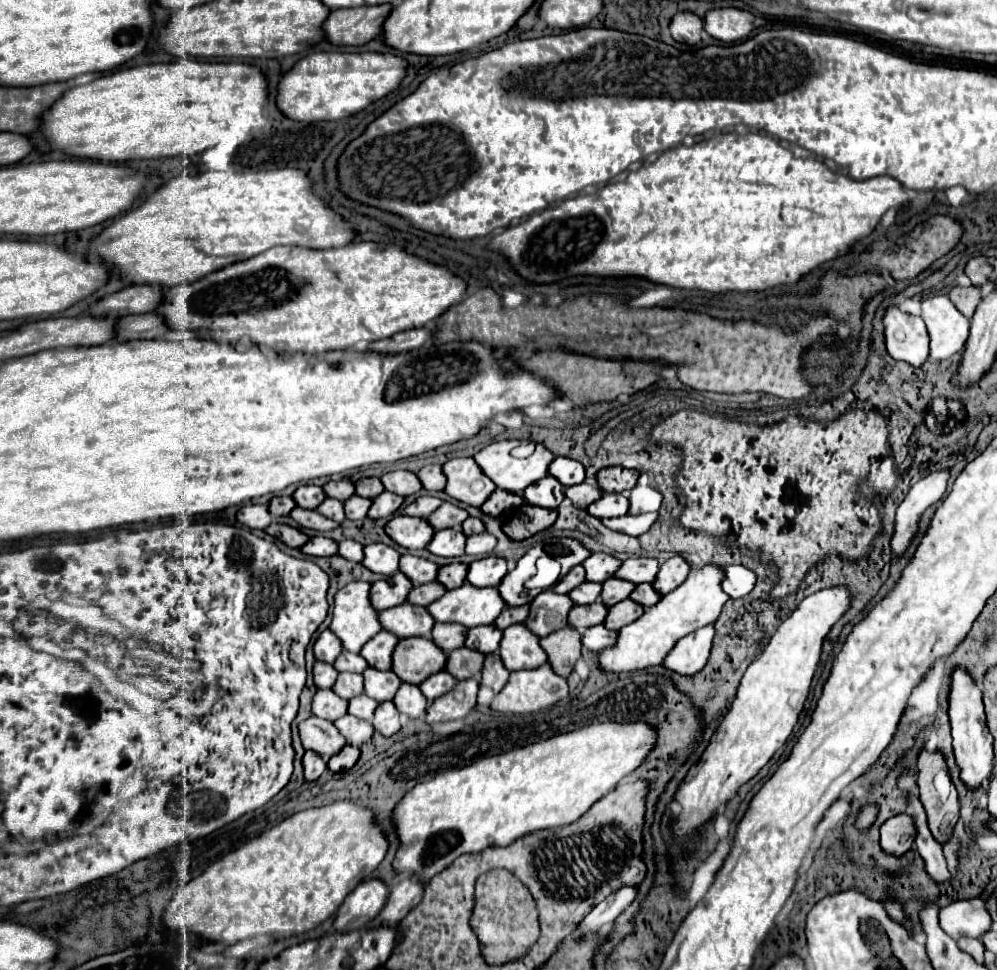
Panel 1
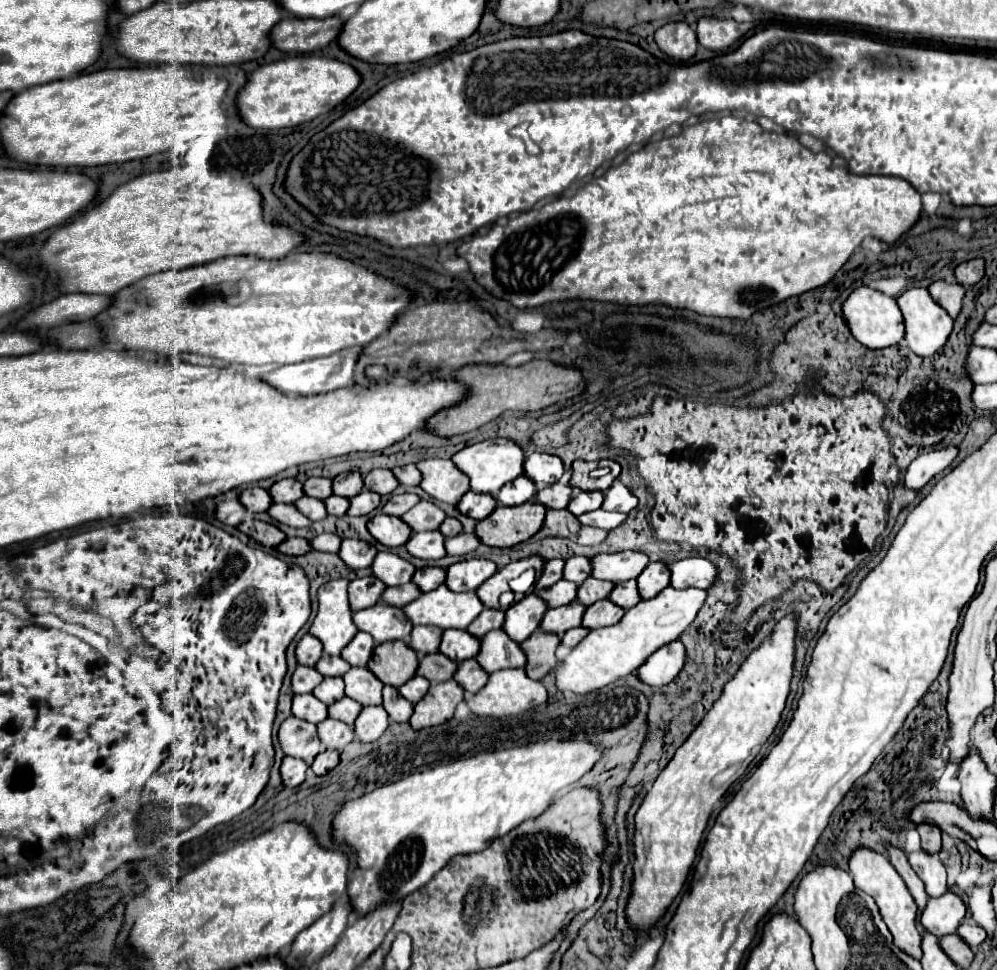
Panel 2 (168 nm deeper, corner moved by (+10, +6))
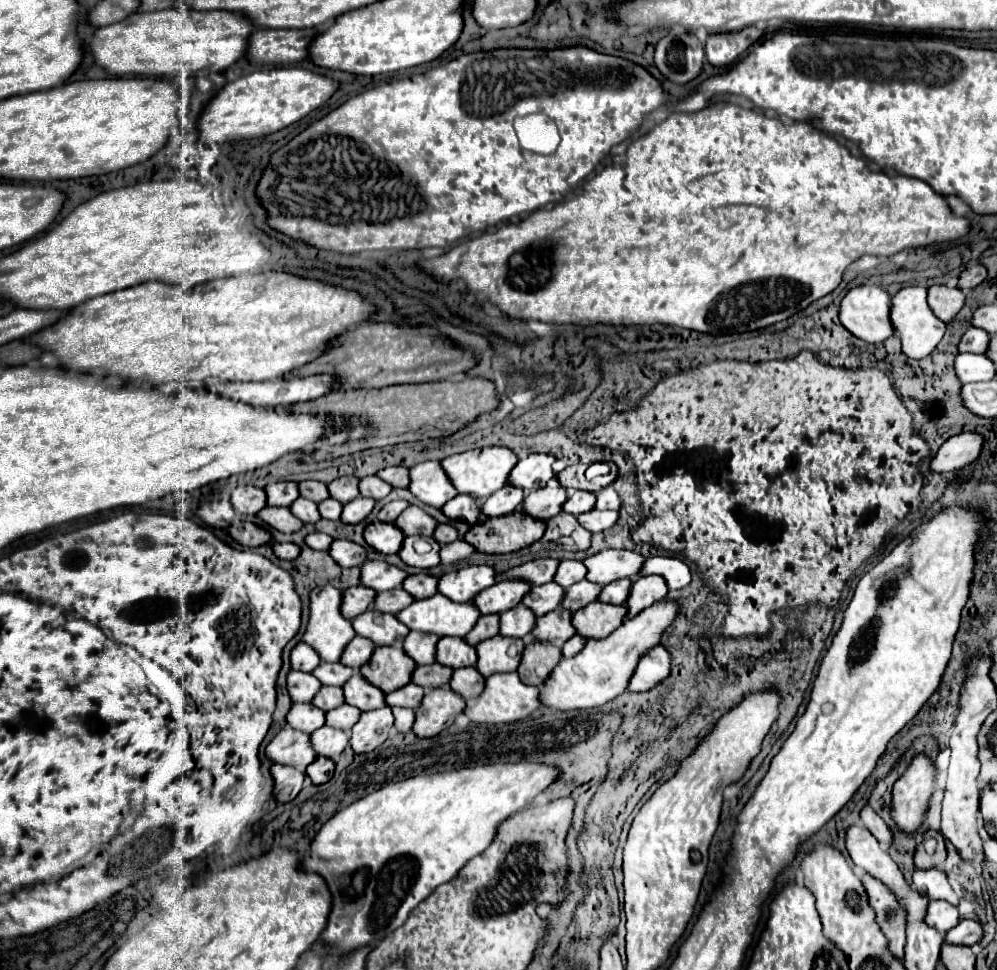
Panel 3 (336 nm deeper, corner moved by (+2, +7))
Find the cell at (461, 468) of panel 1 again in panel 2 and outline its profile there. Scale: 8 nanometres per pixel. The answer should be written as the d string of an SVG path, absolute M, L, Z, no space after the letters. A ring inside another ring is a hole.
M426 459L420 461L416 467L422 473L420 487L432 499L456 505L460 497L470 489L468 477L460 473L450 459Z

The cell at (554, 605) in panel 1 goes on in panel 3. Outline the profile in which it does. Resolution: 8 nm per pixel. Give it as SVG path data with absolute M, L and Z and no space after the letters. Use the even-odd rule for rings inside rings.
M518 604L516 608L510 608L500 614L500 634L512 636L512 638L526 638L536 626L536 614L526 608L524 604Z

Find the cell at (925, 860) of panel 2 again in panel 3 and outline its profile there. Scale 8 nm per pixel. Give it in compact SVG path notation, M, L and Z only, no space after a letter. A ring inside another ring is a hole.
M930 868L930 870L916 870L914 872L914 880L912 886L928 896L930 900L948 900L950 904L958 904L958 896L952 890L952 886L948 884L946 872L940 868Z

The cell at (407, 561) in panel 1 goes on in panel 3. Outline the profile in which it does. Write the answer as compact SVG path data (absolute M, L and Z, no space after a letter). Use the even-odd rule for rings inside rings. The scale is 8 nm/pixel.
M372 560L362 566L362 582L360 584L374 588L376 592L394 590L394 588L402 586L406 576L408 576L408 572L400 570L394 564L388 564L384 560Z

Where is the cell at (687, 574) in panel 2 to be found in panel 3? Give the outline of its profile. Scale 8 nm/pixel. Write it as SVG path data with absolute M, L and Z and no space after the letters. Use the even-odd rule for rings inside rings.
M666 556L648 558L644 564L644 572L640 572L640 576L644 574L662 576L670 590L682 590L692 582L692 572L682 558L666 558Z

